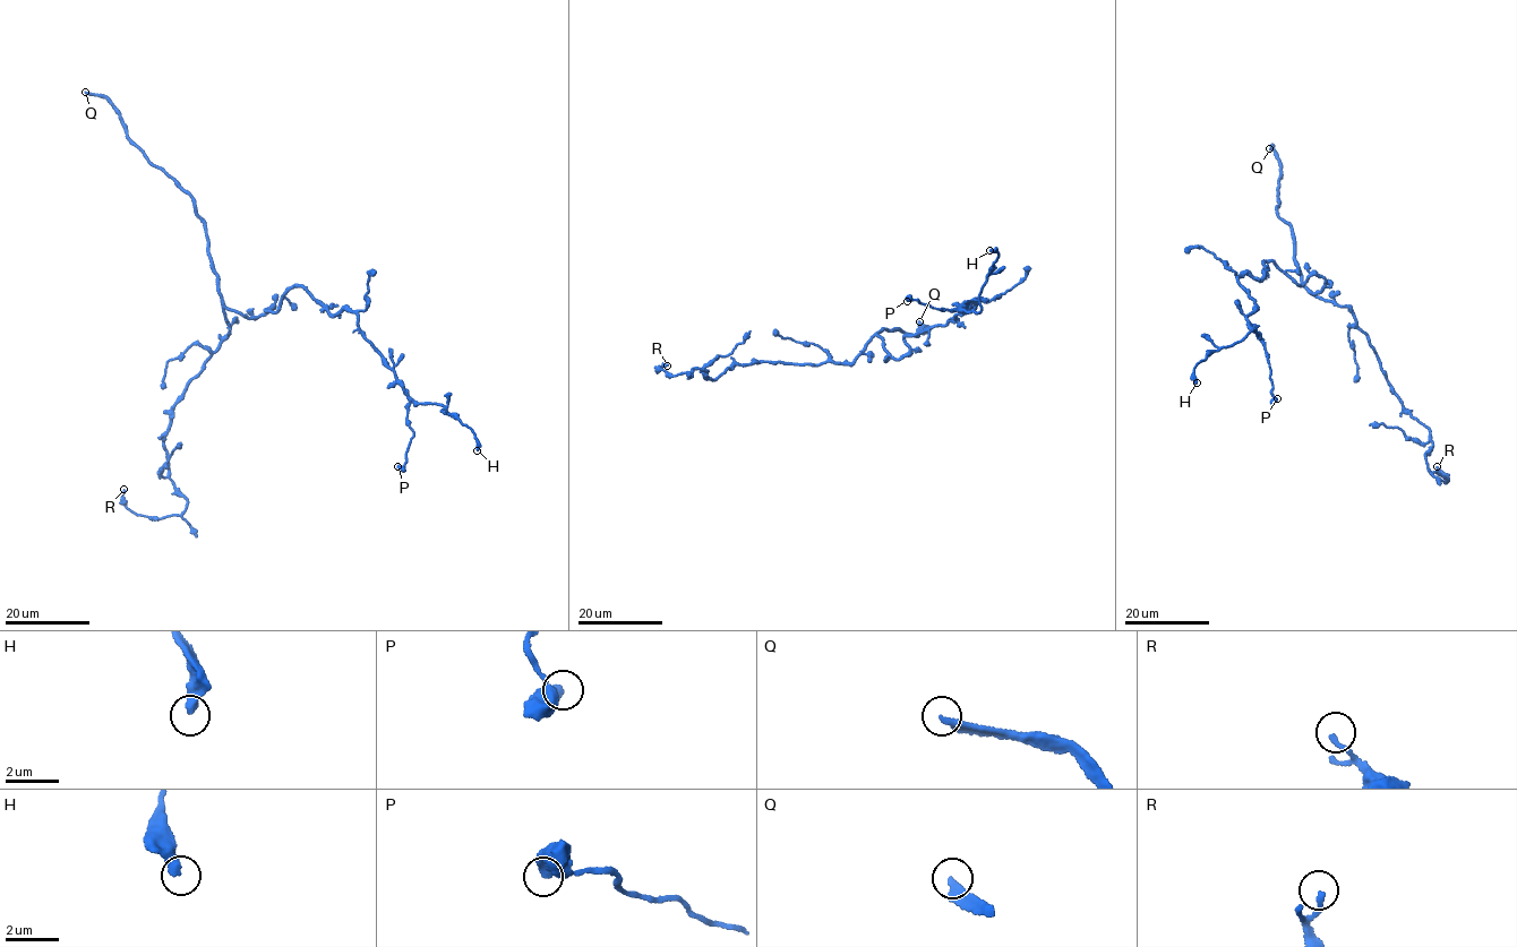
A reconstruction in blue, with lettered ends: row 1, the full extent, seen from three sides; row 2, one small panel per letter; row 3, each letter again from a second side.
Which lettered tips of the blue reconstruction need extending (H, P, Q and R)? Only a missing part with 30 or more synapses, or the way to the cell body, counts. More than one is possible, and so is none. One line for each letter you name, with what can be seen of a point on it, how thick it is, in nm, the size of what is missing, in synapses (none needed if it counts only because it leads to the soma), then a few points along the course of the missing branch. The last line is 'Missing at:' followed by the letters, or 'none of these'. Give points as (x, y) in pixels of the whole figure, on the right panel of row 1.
Q: Place: (1269, 148). Thickness 280 nm. Roughly 700 synapses. Course of what is missing: (1269, 148), (1335, 196), (1346, 186), (1335, 105), (1417, 29)
Missing at: Q

